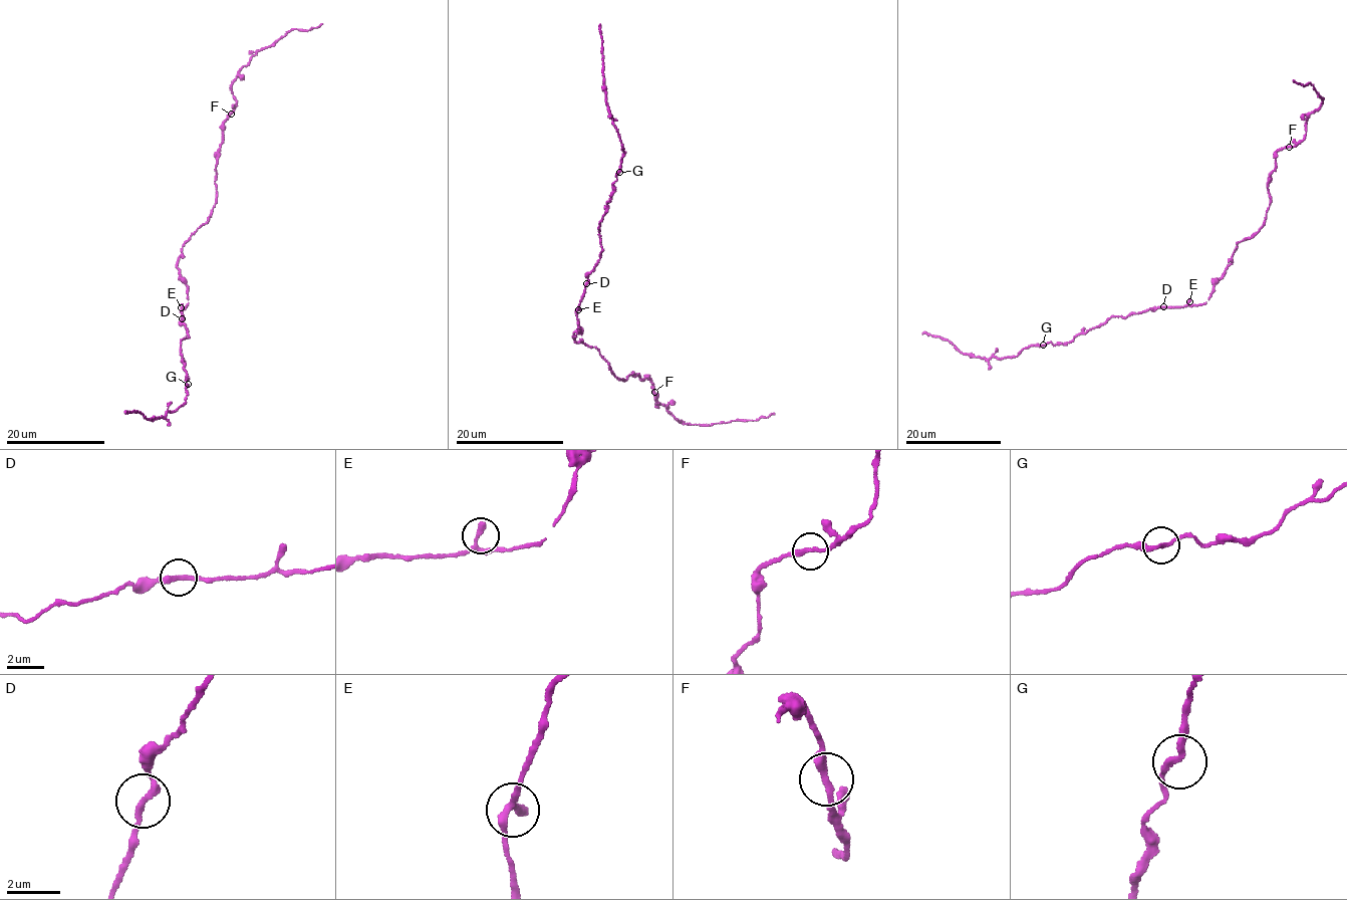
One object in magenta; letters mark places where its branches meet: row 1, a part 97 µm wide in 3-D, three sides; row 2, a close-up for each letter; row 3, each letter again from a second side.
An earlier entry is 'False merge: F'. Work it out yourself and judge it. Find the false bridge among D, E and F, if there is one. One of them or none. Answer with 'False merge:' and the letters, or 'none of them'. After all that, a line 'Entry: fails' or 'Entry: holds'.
False merge: none of them
Entry: fails

